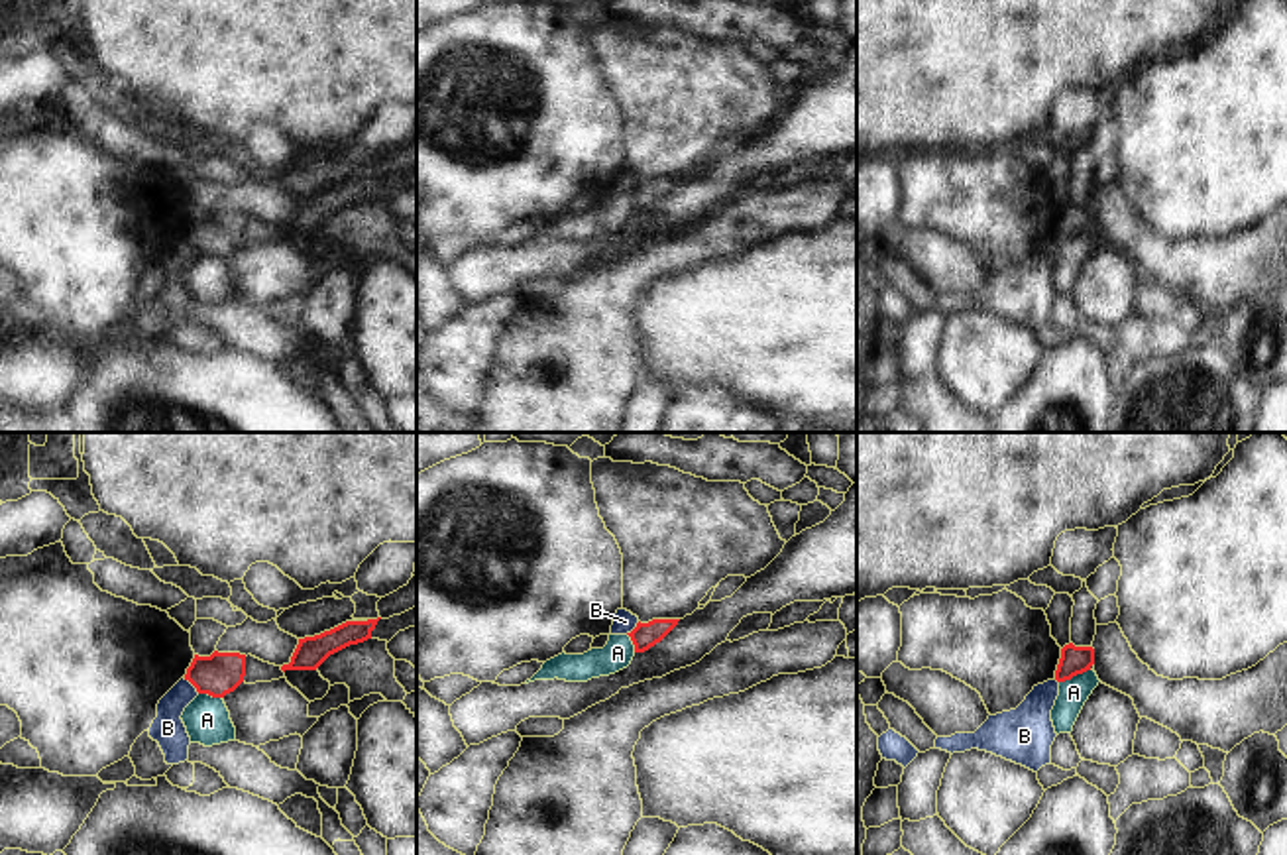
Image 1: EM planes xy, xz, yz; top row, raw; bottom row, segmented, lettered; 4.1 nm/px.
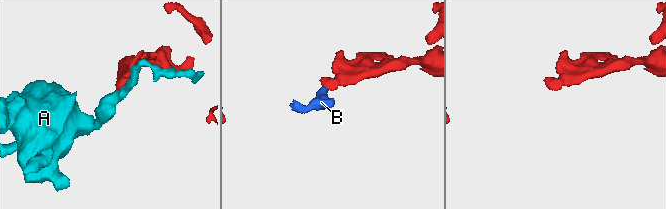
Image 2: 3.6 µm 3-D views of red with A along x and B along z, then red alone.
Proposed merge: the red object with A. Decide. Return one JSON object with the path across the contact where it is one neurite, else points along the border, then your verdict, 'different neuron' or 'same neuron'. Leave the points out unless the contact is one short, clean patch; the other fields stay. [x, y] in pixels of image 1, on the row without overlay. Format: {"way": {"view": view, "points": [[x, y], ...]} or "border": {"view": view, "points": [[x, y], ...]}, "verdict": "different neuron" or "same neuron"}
{"border": {"view": "yz", "points": [[1089, 228], [1060, 242]]}, "verdict": "different neuron"}

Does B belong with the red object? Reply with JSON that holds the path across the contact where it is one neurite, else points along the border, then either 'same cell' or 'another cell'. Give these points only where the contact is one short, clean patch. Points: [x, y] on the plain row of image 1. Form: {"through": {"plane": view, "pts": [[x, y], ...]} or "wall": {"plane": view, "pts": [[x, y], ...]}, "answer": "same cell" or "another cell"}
{"wall": {"plane": "xy", "pts": [[183, 238], [199, 252]]}, "answer": "another cell"}

